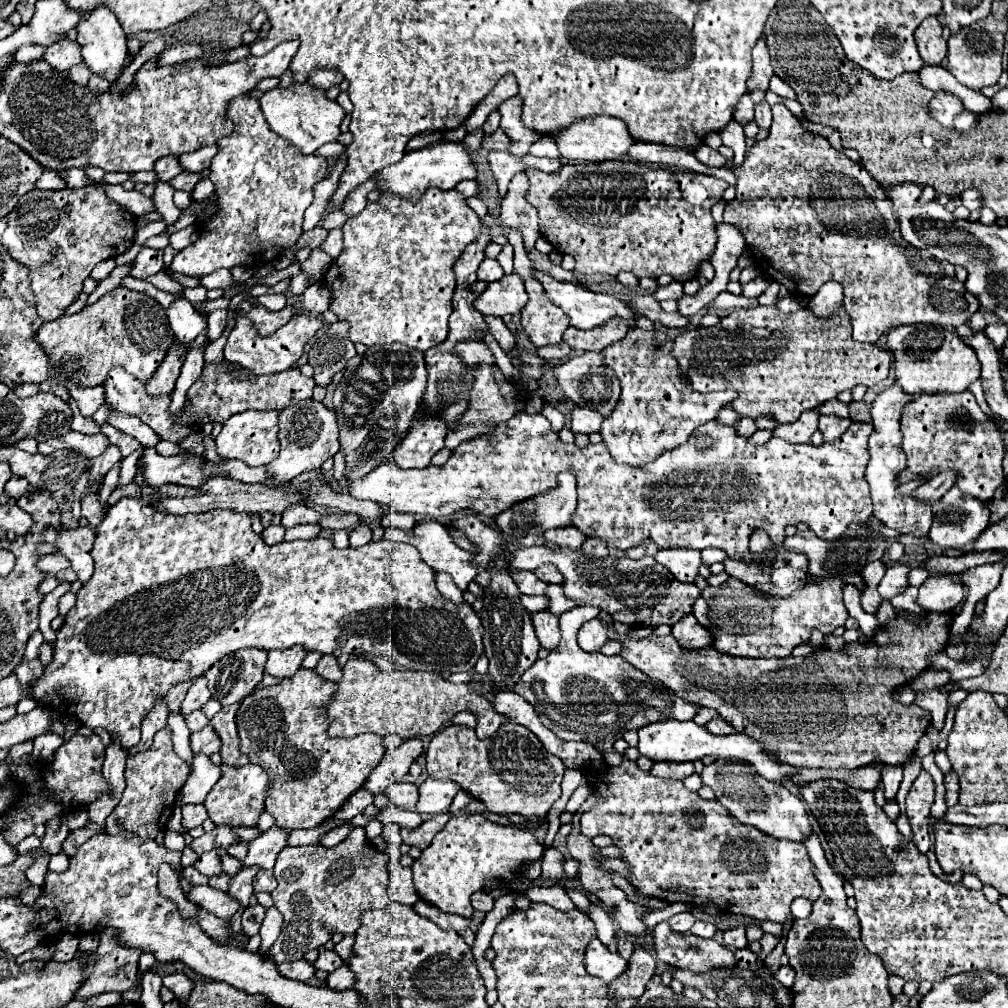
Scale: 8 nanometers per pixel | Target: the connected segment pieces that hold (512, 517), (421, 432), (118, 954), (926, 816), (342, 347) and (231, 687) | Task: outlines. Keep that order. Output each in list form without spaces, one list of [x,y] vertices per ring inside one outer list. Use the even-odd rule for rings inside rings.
[[[560,472],[558,486],[552,492],[544,492],[540,496],[532,496],[532,500],[522,500],[512,508],[500,512],[496,516],[496,524],[508,542],[506,548],[520,548],[520,546],[534,546],[542,544],[542,534],[550,528],[566,528],[572,524],[572,514],[576,512],[576,476],[570,472]]]
[[[416,418],[412,428],[402,436],[394,458],[400,468],[424,468],[432,456],[444,448],[444,438],[450,426],[436,418]]]
[[[106,928],[100,934],[100,946],[94,970],[80,986],[80,992],[76,992],[76,998],[88,998],[100,992],[122,994],[134,990],[138,978],[140,954],[142,954],[140,948],[122,946],[114,928]]]
[[[922,770],[906,796],[906,816],[914,832],[912,840],[920,848],[922,854],[926,854],[930,848],[928,828],[932,820],[930,818],[932,804],[934,804],[934,782],[932,782],[932,776],[926,770]]]
[[[334,322],[312,340],[308,364],[314,368],[316,384],[328,386],[332,376],[356,356],[354,342],[348,338],[348,328],[348,322]]]
[[[246,648],[232,652],[206,670],[208,690],[222,706],[246,698],[262,680],[266,652],[260,648]]]

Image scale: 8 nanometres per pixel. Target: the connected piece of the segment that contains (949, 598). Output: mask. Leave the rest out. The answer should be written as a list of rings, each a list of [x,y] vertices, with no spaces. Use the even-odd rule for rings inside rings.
[[[932,574],[918,590],[918,604],[926,612],[948,612],[964,600],[964,588],[956,574]]]

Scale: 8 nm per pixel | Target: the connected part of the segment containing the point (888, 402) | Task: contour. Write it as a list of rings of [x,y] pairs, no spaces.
[[[892,384],[884,392],[880,392],[872,404],[872,424],[874,432],[870,436],[870,462],[866,466],[866,480],[870,484],[870,496],[874,502],[874,516],[880,518],[888,528],[898,530],[900,534],[912,534],[916,538],[922,538],[928,534],[930,524],[932,524],[932,508],[924,504],[916,504],[912,496],[902,496],[898,492],[898,482],[896,476],[906,468],[906,456],[900,450],[902,442],[902,432],[898,426],[902,406],[910,402],[912,396],[904,394],[898,384]]]

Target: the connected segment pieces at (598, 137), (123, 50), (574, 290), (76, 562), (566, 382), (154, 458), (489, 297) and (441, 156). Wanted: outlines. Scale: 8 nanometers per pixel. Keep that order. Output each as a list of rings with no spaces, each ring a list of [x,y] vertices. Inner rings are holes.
[[[596,116],[596,118],[584,118],[576,124],[570,124],[560,134],[554,136],[562,158],[568,160],[588,160],[588,162],[604,162],[604,160],[620,160],[628,156],[630,146],[636,144],[632,136],[628,136],[628,128],[622,120],[616,120],[612,116]]]
[[[100,6],[94,12],[90,12],[88,16],[84,16],[80,20],[80,24],[76,26],[76,30],[78,30],[78,44],[82,48],[84,64],[92,70],[92,74],[102,76],[108,82],[116,84],[118,78],[120,78],[120,74],[122,74],[122,66],[124,66],[126,54],[128,54],[126,34],[124,34],[122,26],[118,24],[116,16],[106,6]]]
[[[534,270],[534,276],[542,282],[542,286],[544,286],[544,290],[548,292],[550,300],[552,300],[554,304],[558,304],[558,306],[570,316],[570,324],[572,324],[574,328],[578,328],[578,330],[592,330],[592,328],[596,328],[596,326],[608,324],[608,322],[614,320],[614,318],[624,318],[624,320],[628,320],[630,330],[636,328],[634,310],[632,310],[628,304],[624,304],[622,300],[618,300],[614,294],[590,292],[590,290],[580,288],[580,286],[574,286],[574,284],[570,284],[570,282],[558,282],[558,280],[554,280],[552,276],[540,274],[540,272],[536,272],[536,270]]]
[[[66,526],[56,528],[56,540],[52,542],[60,554],[70,560],[70,568],[78,574],[80,582],[86,582],[94,572],[94,562],[90,556],[94,544],[94,530],[90,526]]]
[[[584,352],[582,356],[568,358],[562,364],[554,364],[552,370],[558,380],[558,386],[562,388],[566,398],[572,400],[574,404],[586,406],[602,416],[608,416],[614,410],[620,396],[620,382],[610,370],[602,366],[602,356],[598,352]]]
[[[144,448],[138,460],[138,472],[144,472],[144,480],[154,486],[174,482],[196,488],[202,484],[200,480],[210,478],[200,470],[198,456],[162,456],[156,448]]]
[[[518,274],[504,276],[496,282],[488,282],[486,290],[476,300],[476,310],[484,316],[514,316],[528,302],[524,280]]]
[[[444,140],[422,150],[410,150],[404,154],[402,160],[372,176],[372,180],[380,190],[394,192],[406,200],[420,200],[420,196],[428,188],[452,190],[460,180],[472,180],[472,178],[476,178],[476,166],[470,160],[464,146],[458,142],[444,142]]]

